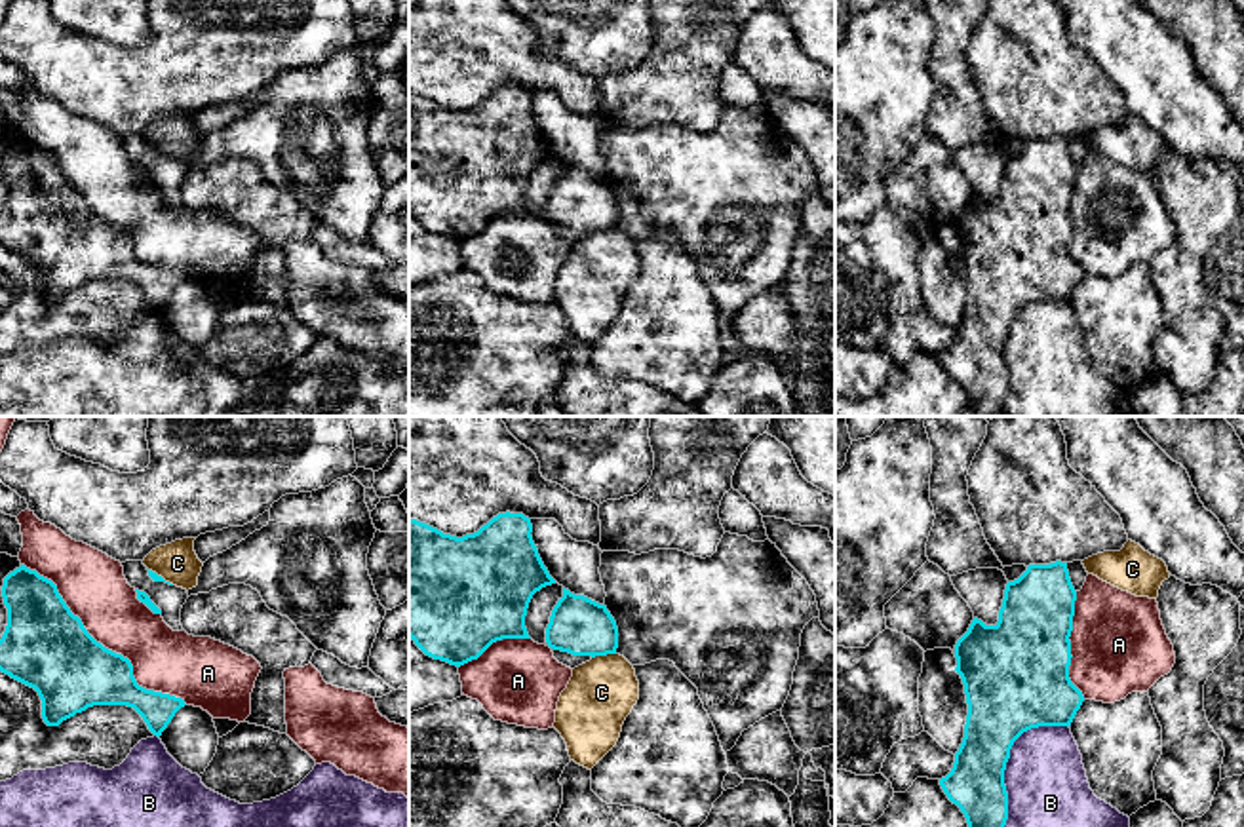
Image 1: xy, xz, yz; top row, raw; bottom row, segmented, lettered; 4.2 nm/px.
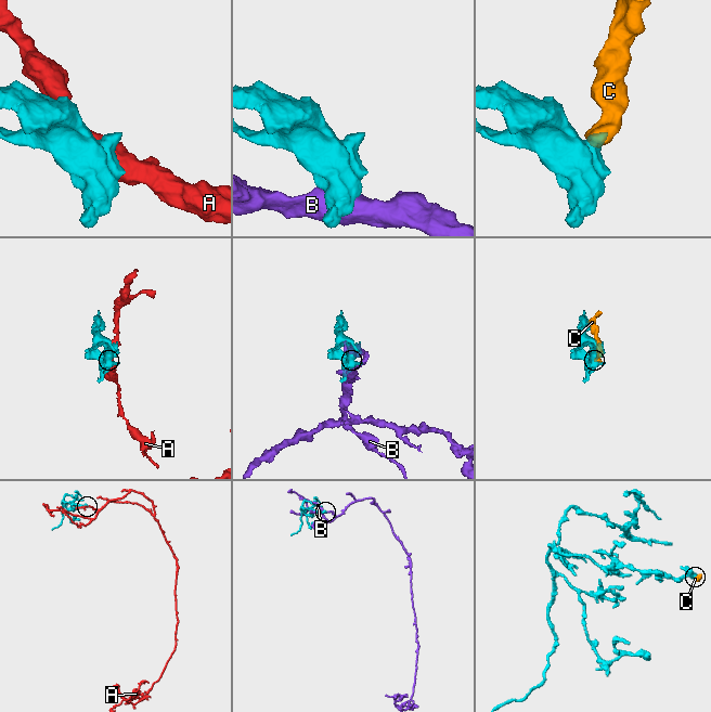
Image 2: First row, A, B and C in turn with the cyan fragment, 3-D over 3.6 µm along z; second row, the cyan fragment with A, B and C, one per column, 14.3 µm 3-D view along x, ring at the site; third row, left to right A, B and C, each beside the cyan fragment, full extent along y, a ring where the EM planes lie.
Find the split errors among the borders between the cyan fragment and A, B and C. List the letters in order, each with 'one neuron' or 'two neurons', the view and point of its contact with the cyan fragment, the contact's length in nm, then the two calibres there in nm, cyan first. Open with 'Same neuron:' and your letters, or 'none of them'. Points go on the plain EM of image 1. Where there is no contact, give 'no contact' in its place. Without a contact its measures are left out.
Same neuron: none of them
A: two neurons | xy (103, 221) | 900 nm | 360/280 nm
B: two neurons | yz (1007, 335) | 550 nm | 300/360 nm
C: two neurons | xz (603, 229) | 110 nm | 240/300 nm

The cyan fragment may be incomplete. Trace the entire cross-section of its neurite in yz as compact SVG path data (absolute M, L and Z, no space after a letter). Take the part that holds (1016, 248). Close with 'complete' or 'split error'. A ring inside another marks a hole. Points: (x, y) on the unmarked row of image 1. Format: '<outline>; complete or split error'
M1067 137L1029 139L1018 154L1006 158L999 196L985 200L974 192L955 219L955 245L964 259L968 289L953 342L940 359L964 388L968 409L976 416L1004 411L1008 394L1004 344L1014 316L1031 302L1071 300L1084 276L1069 253L1075 175Z; complete

